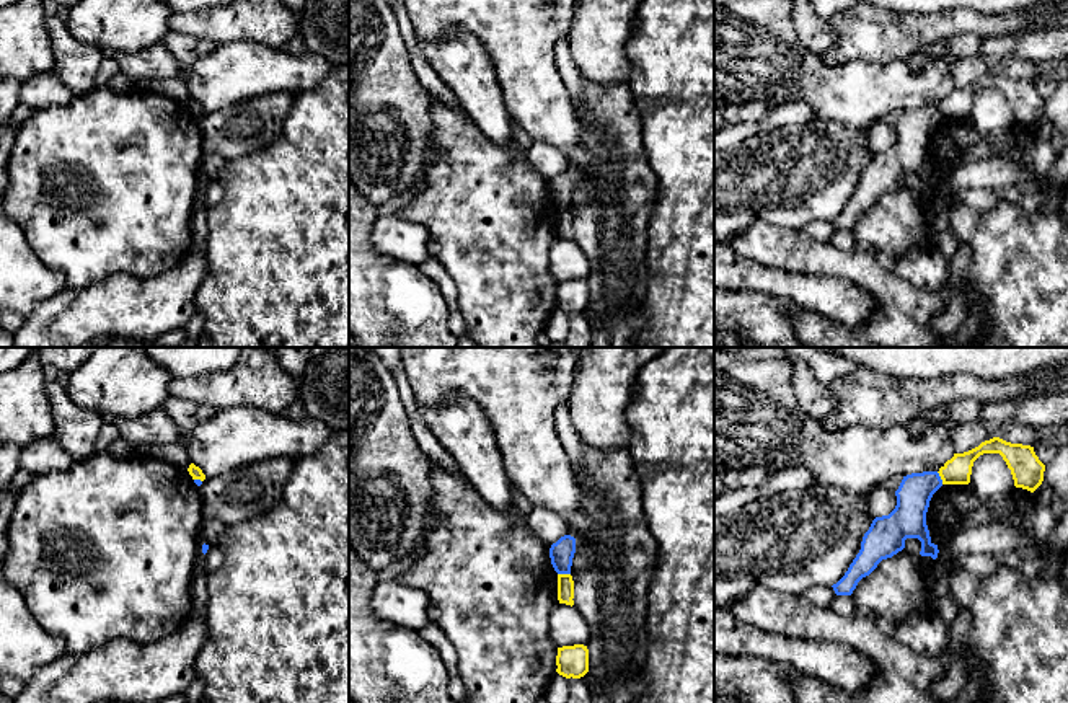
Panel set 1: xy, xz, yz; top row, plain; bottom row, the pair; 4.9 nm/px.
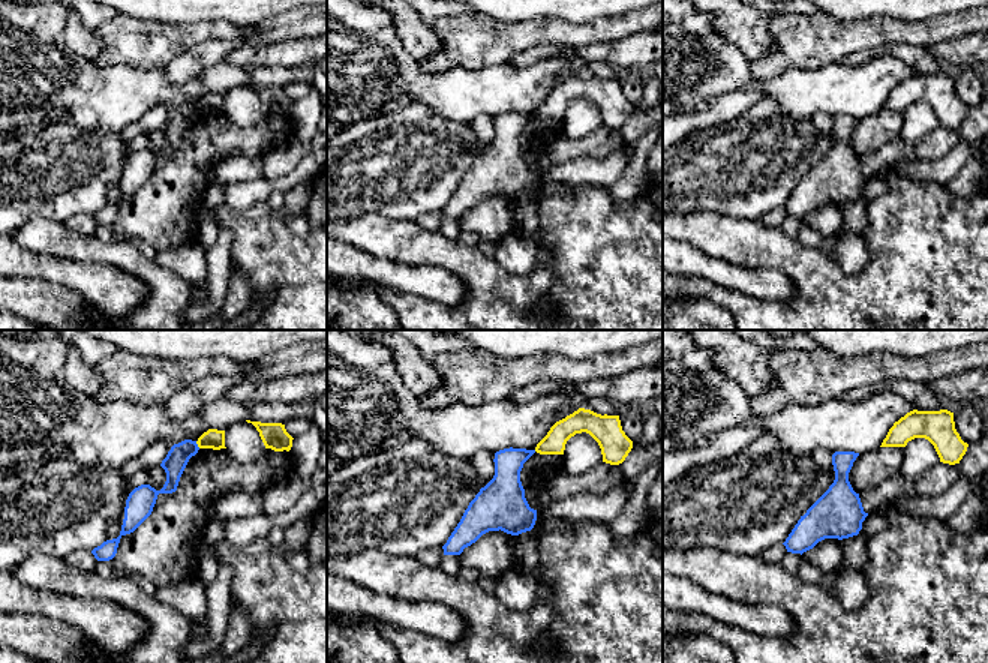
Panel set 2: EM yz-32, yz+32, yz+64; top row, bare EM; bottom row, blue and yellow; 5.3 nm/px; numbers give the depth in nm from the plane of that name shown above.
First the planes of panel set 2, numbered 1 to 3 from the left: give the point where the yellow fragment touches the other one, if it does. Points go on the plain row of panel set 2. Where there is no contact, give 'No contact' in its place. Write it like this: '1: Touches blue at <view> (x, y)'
1: Touches blue at yz-32 (197, 108)
2: No contact
3: No contact

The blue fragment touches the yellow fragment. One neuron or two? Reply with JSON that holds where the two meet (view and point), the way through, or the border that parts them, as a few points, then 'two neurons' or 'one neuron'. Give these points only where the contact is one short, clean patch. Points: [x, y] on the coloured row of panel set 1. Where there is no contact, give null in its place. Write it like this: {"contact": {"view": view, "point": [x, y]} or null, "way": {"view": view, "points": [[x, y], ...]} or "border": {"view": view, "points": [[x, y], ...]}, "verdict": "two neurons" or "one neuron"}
{"contact": {"view": "xz", "point": [564, 573]}, "border": {"view": "xz", "points": [[558, 573], [569, 574]]}, "verdict": "two neurons"}

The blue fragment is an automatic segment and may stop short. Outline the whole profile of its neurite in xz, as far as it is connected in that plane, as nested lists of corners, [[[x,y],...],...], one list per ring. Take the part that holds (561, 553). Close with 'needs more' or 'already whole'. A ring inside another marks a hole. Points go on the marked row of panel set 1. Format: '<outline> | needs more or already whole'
[[[571,535],[561,537],[549,548],[549,558],[558,574],[571,574],[572,558],[576,553],[576,538]]] | already whole

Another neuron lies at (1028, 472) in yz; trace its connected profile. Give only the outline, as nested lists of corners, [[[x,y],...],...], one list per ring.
[[[993,437],[969,452],[954,453],[938,471],[942,484],[969,484],[973,462],[983,453],[1003,457],[1016,488],[1034,493],[1044,481],[1045,465],[1035,455],[1034,447]]]

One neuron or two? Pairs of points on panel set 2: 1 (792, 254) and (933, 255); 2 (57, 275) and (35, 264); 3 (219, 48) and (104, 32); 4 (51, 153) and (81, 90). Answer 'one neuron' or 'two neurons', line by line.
1: one neuron
2: one neuron
3: two neurons
4: two neurons

